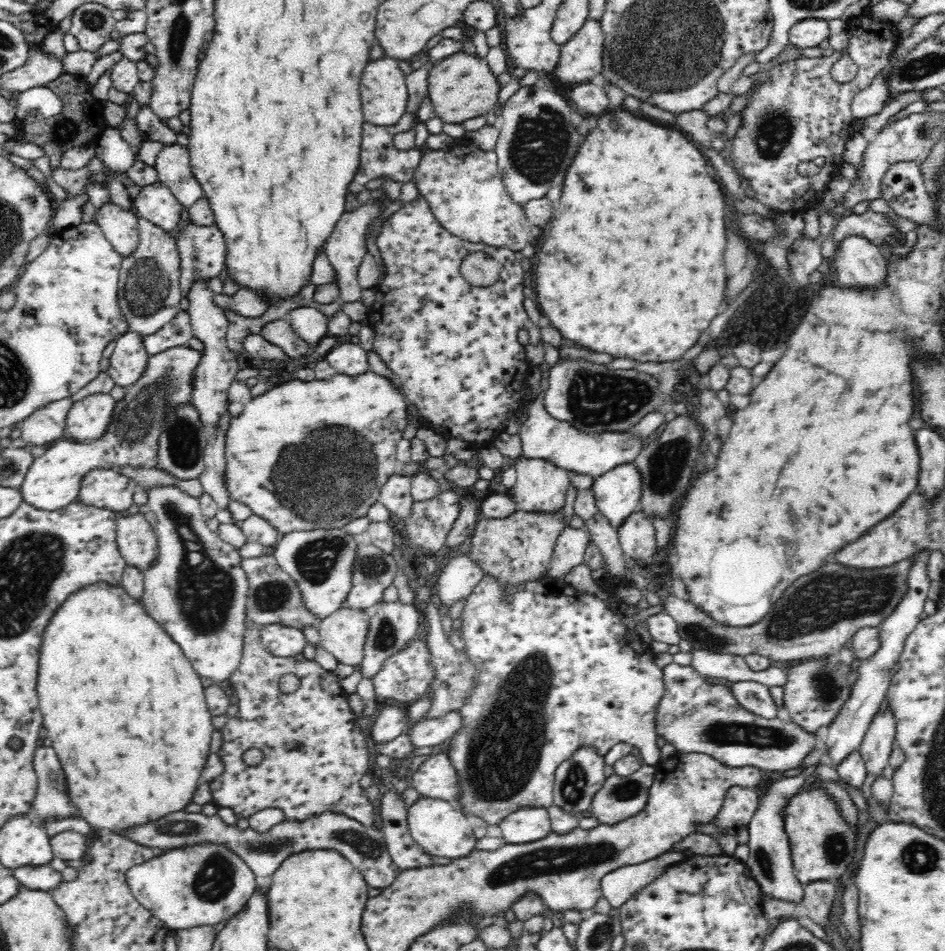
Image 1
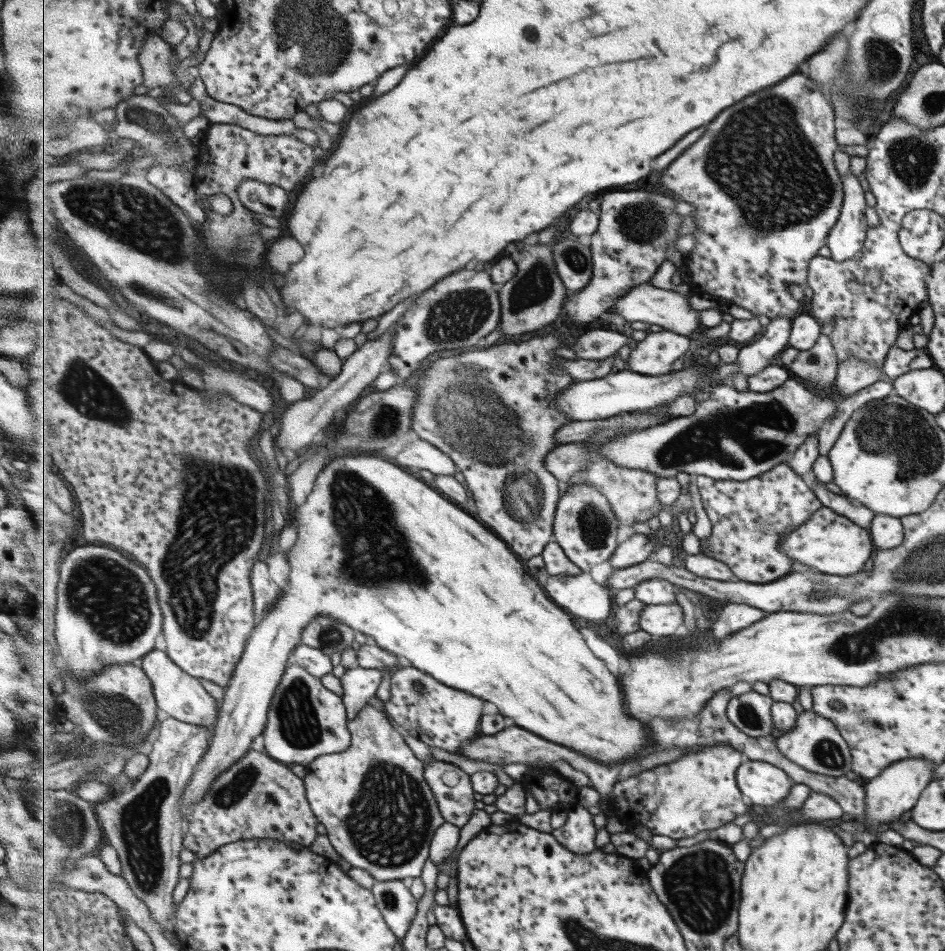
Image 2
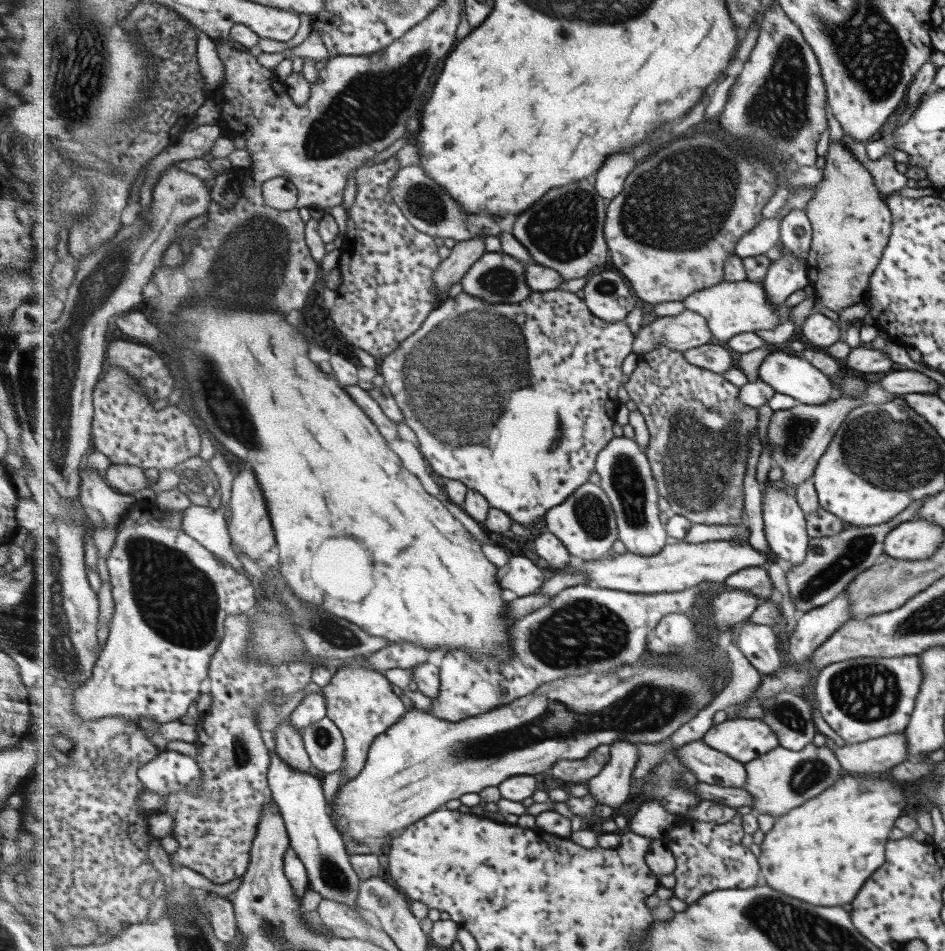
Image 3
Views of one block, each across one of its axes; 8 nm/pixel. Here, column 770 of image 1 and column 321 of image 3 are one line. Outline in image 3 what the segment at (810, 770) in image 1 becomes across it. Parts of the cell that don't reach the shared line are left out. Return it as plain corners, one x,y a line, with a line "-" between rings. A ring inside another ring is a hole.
276,751
270,754
272,765
268,781
272,788
272,798
283,815
291,847
297,851
308,870
311,889
322,895
322,898
340,902
360,914
358,898
362,880
353,868
350,855
345,850
345,840
330,814
321,774
315,771
301,772
285,762

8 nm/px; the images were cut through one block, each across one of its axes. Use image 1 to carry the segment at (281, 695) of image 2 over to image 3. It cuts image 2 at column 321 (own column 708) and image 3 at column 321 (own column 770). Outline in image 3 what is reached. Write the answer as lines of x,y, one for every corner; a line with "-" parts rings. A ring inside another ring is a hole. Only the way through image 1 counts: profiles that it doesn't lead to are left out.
325,717
308,726
302,738
315,772
323,775
344,768
346,742
342,730
332,718

